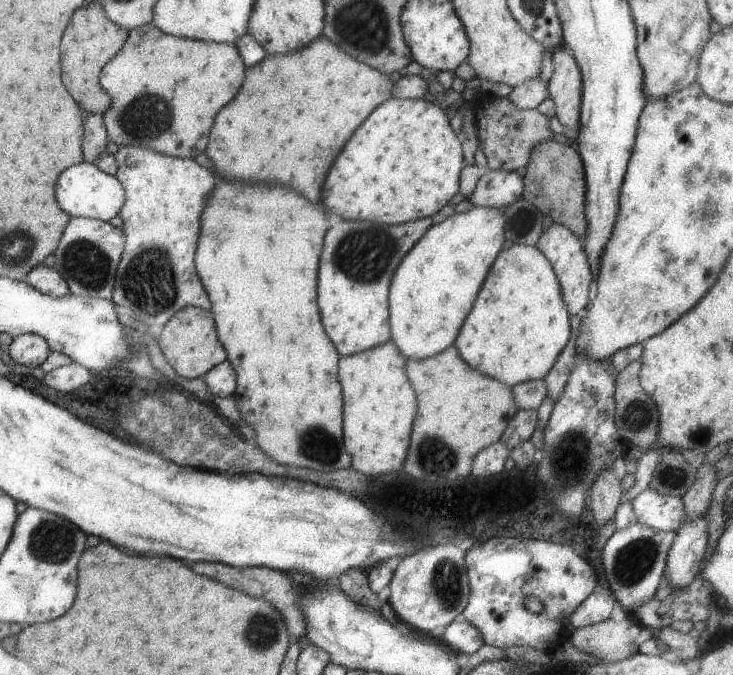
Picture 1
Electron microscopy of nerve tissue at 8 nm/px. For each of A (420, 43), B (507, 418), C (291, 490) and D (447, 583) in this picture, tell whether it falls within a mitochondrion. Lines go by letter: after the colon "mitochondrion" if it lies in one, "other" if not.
A: other
B: other
C: other
D: mitochondrion

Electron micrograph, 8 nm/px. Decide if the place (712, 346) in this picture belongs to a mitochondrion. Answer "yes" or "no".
yes

